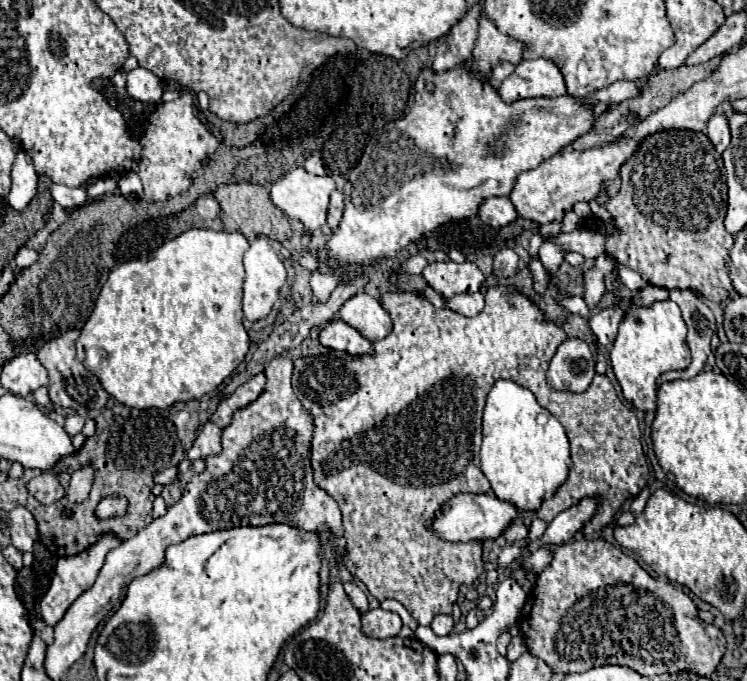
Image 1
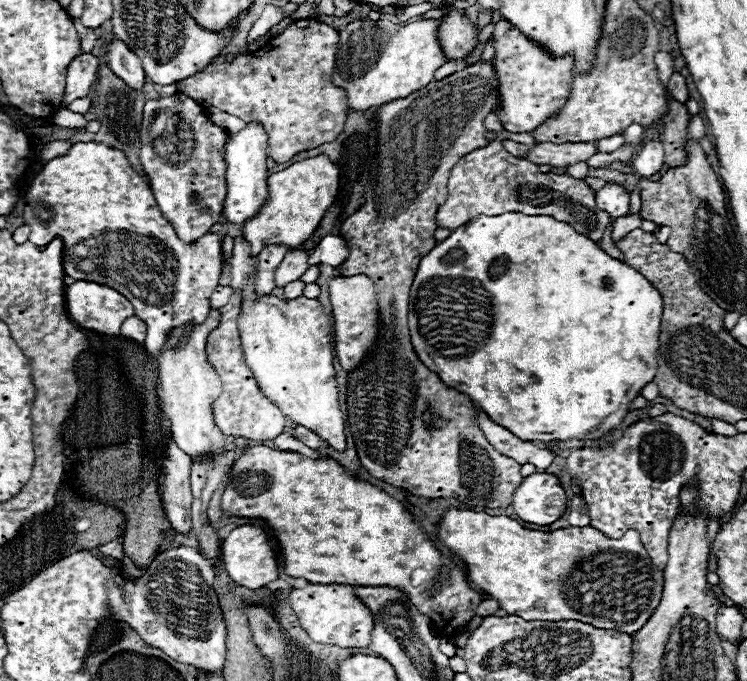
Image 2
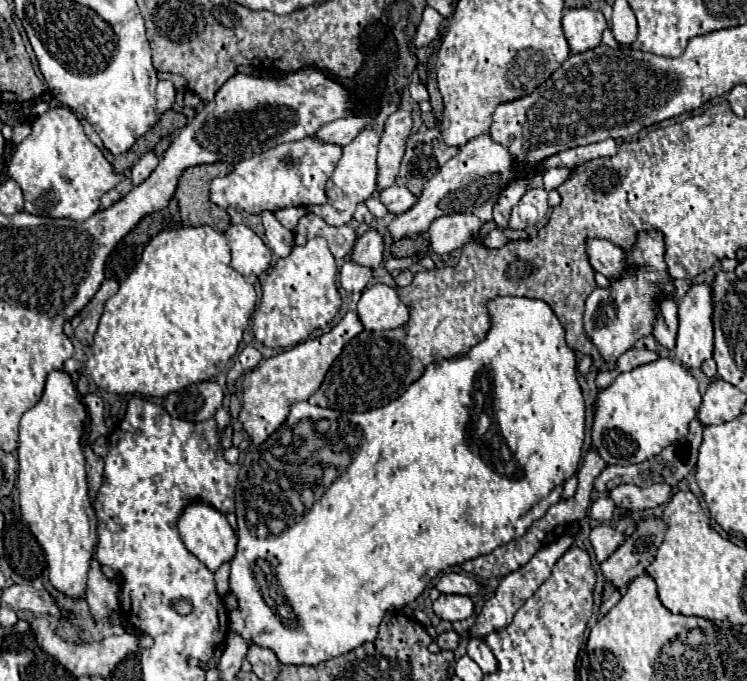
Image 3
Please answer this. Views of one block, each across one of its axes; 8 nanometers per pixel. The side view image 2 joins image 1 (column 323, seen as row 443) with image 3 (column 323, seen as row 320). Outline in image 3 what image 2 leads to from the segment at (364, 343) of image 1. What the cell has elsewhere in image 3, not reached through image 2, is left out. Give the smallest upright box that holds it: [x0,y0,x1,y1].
[252,238,342,348]

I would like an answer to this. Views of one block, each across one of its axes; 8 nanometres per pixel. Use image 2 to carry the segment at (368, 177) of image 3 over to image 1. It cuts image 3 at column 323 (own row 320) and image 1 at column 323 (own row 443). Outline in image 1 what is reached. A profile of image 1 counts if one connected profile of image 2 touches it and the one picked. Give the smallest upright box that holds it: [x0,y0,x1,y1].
[270,168,336,230]

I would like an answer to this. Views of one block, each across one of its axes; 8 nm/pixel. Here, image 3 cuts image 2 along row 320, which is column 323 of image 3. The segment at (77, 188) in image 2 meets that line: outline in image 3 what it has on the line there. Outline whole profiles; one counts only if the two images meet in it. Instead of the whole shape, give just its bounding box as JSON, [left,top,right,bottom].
[210,138,342,214]

